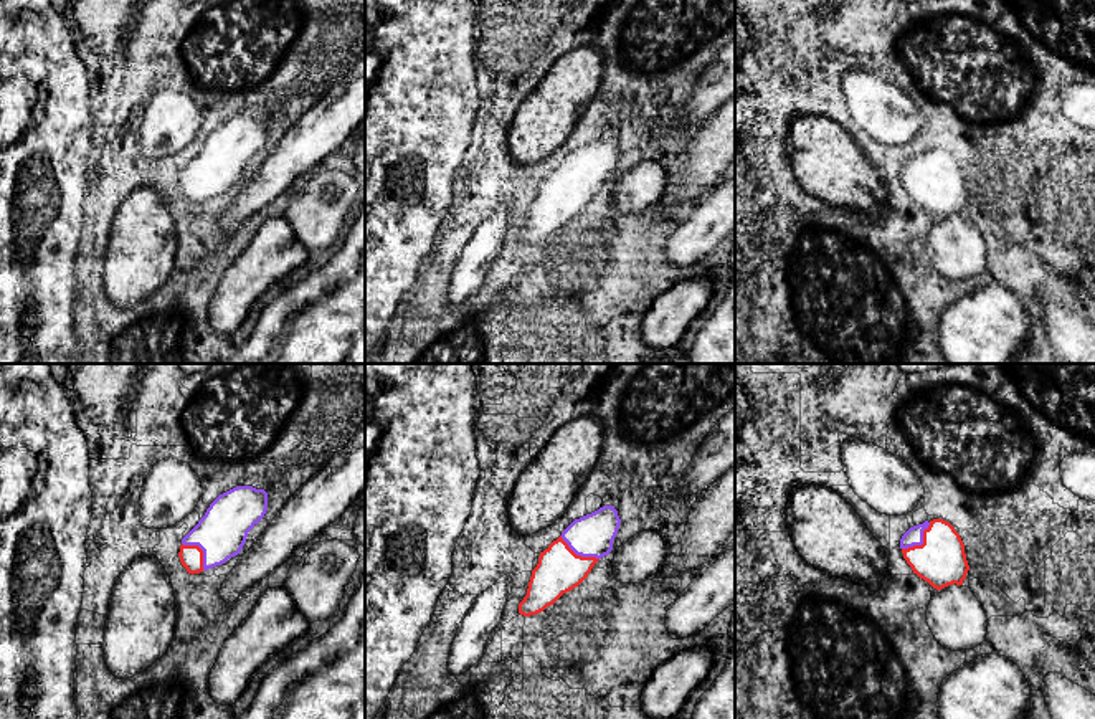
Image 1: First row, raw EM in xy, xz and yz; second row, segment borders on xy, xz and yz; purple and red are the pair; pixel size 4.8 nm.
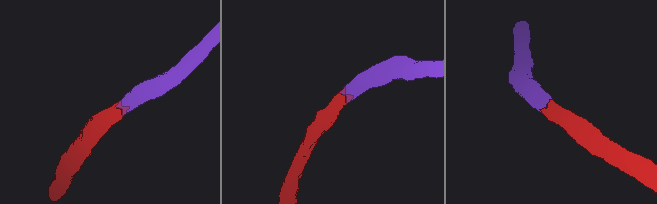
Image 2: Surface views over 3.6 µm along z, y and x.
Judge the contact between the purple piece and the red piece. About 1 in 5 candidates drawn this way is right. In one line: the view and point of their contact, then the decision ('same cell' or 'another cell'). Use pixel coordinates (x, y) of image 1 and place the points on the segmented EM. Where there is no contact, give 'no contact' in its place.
yz (922, 542) | same cell

